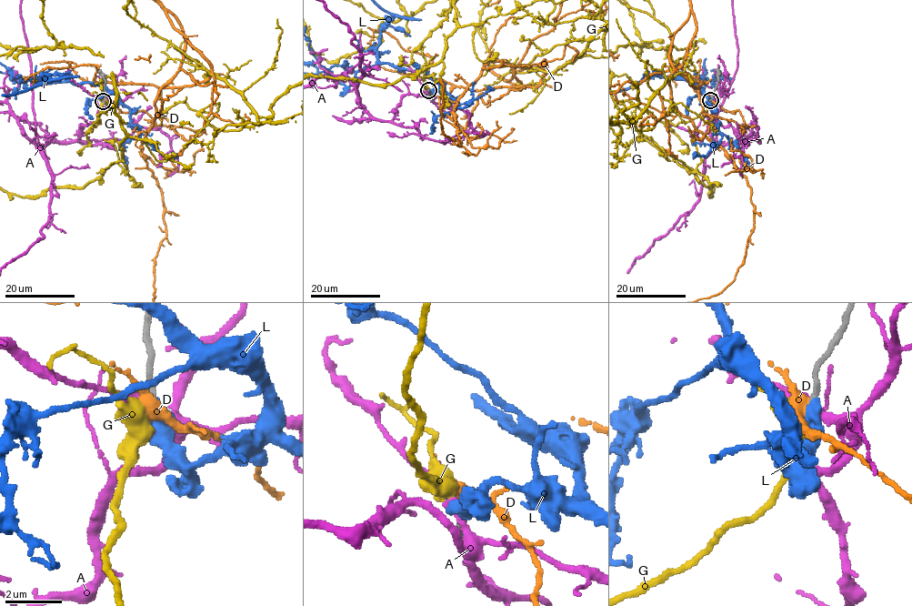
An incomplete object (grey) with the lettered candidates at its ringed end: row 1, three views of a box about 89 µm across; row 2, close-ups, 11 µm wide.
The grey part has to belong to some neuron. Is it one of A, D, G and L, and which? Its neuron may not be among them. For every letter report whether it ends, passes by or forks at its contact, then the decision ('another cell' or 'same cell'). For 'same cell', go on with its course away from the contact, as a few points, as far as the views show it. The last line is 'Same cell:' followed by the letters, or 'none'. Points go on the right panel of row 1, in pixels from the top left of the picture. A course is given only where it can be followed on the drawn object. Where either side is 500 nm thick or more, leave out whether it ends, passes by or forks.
A: it passes by; another cell
D: it passes by; another cell
G: same cell
L: another cell
Same cell: G

